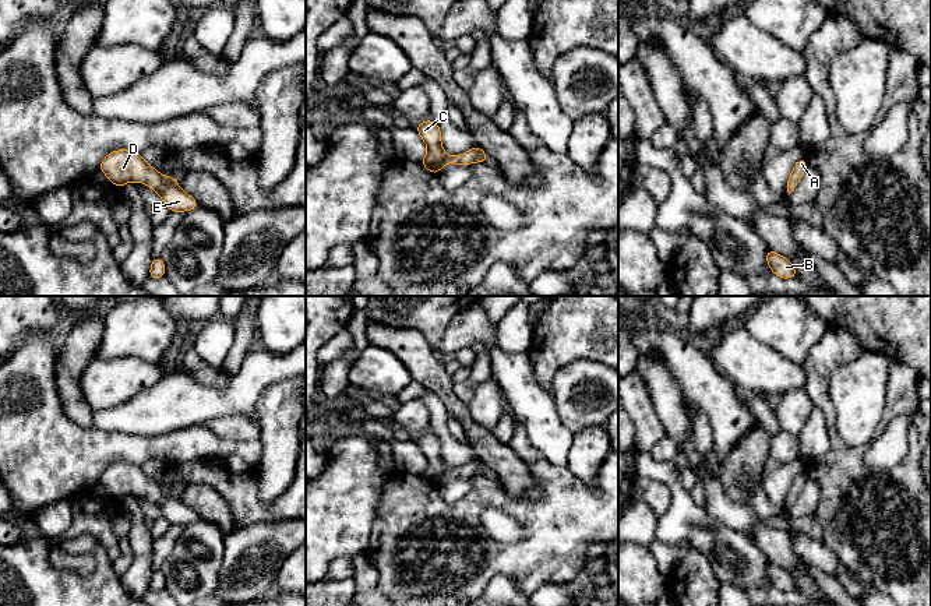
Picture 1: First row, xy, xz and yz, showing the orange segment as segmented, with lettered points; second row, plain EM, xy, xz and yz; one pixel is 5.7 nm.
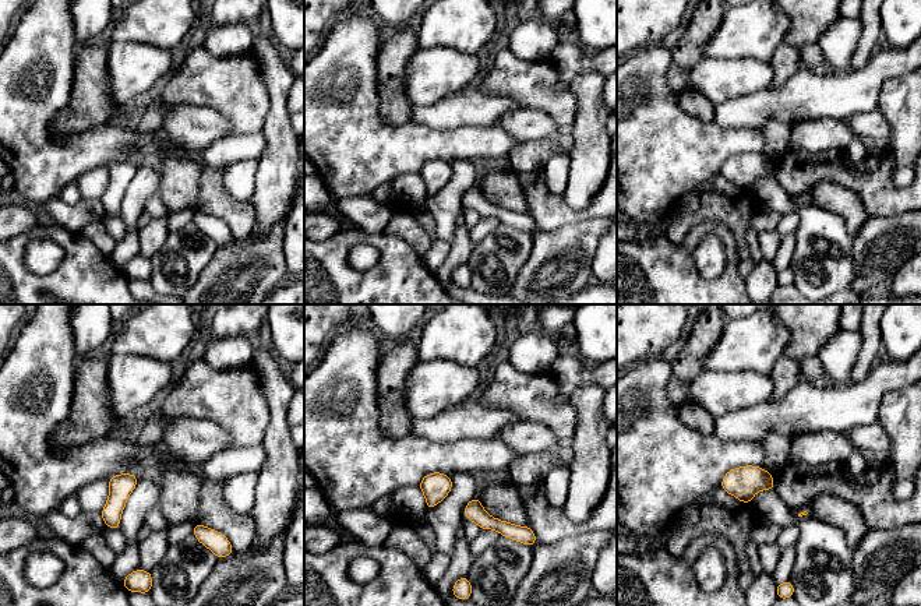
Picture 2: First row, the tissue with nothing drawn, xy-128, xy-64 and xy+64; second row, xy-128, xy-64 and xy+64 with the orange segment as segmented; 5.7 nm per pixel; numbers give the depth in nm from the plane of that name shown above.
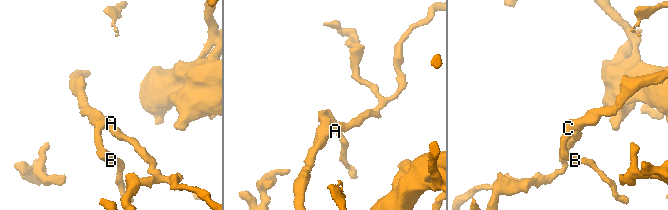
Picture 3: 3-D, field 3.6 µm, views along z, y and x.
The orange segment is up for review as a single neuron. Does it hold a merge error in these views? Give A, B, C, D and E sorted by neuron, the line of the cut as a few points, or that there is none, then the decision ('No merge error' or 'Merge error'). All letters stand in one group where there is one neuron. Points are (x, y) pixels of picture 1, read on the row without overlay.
Groups: A B C D E. No split. No merge error

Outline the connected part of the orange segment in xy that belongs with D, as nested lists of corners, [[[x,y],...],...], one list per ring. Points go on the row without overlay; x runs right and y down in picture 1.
[[[113,464],[103,471],[99,482],[116,500],[130,494],[145,496],[161,508],[162,515],[172,525],[186,525],[200,519],[191,508],[180,501],[176,490],[161,487],[144,473],[140,465]]]

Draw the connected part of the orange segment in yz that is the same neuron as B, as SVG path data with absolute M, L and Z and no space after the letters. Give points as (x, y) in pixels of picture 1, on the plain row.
M770 561L766 564L766 575L770 584L782 592L797 589L793 575Z

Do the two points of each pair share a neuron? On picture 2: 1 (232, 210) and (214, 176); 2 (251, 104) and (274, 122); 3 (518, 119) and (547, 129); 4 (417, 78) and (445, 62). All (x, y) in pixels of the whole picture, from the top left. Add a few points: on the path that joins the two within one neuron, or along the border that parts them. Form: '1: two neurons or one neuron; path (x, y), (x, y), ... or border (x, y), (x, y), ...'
1: one neuron; path (223, 201), (214, 191), (214, 185)
2: two neurons; border (265, 84), (270, 109), (258, 133)
3: one neuron; path (525, 124), (540, 126)
4: one neuron; path (424, 78), (438, 69)

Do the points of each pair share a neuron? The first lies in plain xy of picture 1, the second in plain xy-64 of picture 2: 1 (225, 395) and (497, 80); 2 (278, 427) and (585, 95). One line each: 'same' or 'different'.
1: different
2: same

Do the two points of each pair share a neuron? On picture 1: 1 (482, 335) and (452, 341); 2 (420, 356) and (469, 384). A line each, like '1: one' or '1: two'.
1: one
2: two

